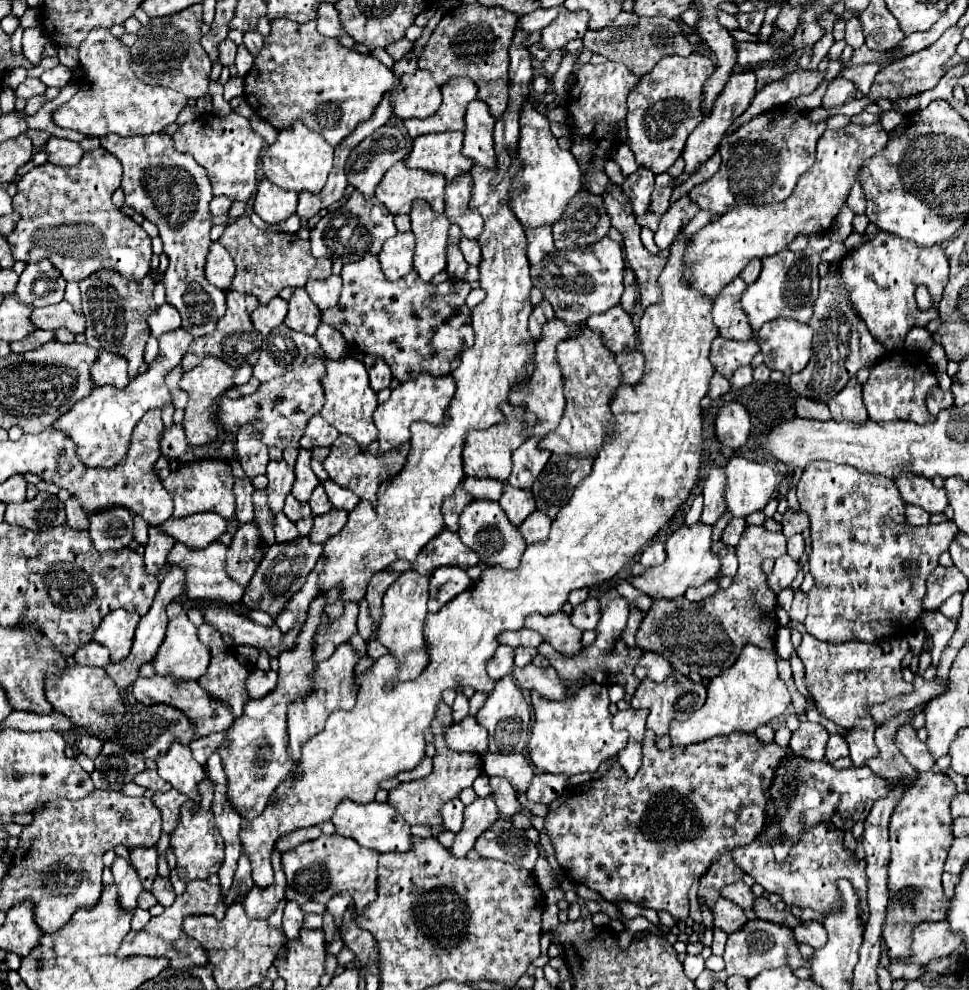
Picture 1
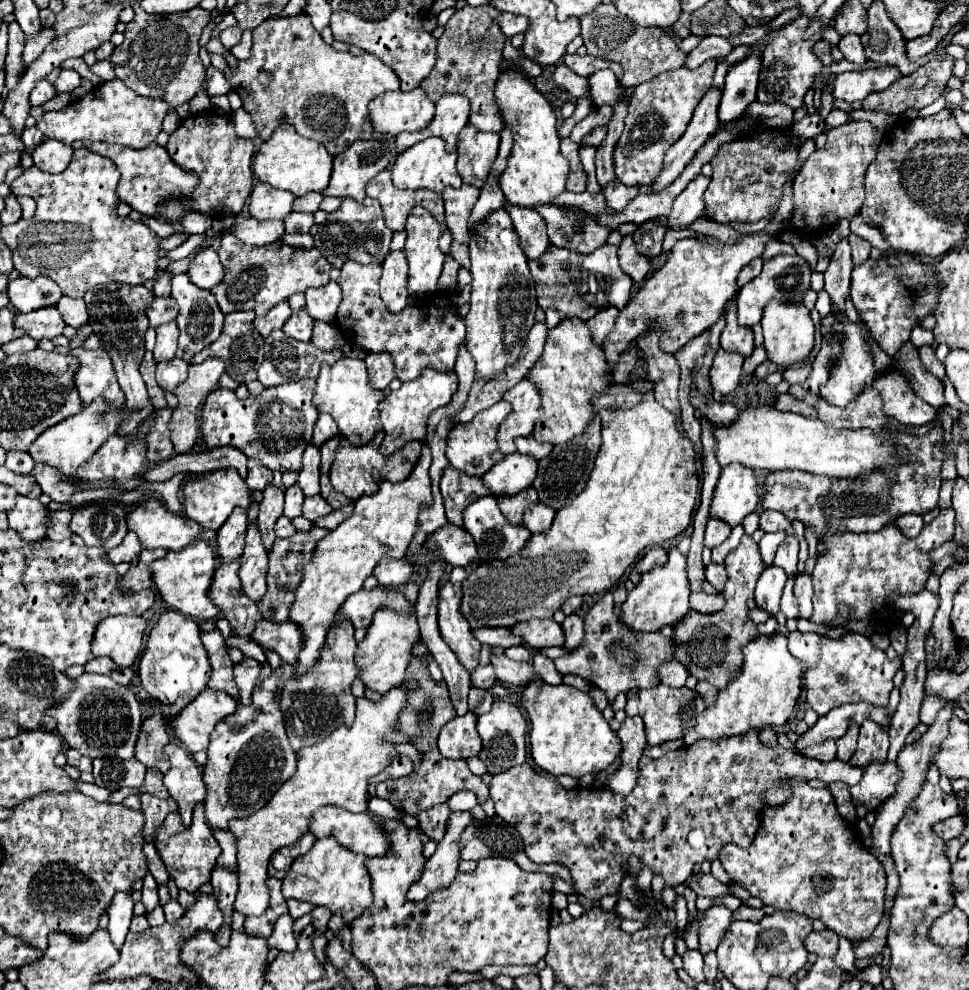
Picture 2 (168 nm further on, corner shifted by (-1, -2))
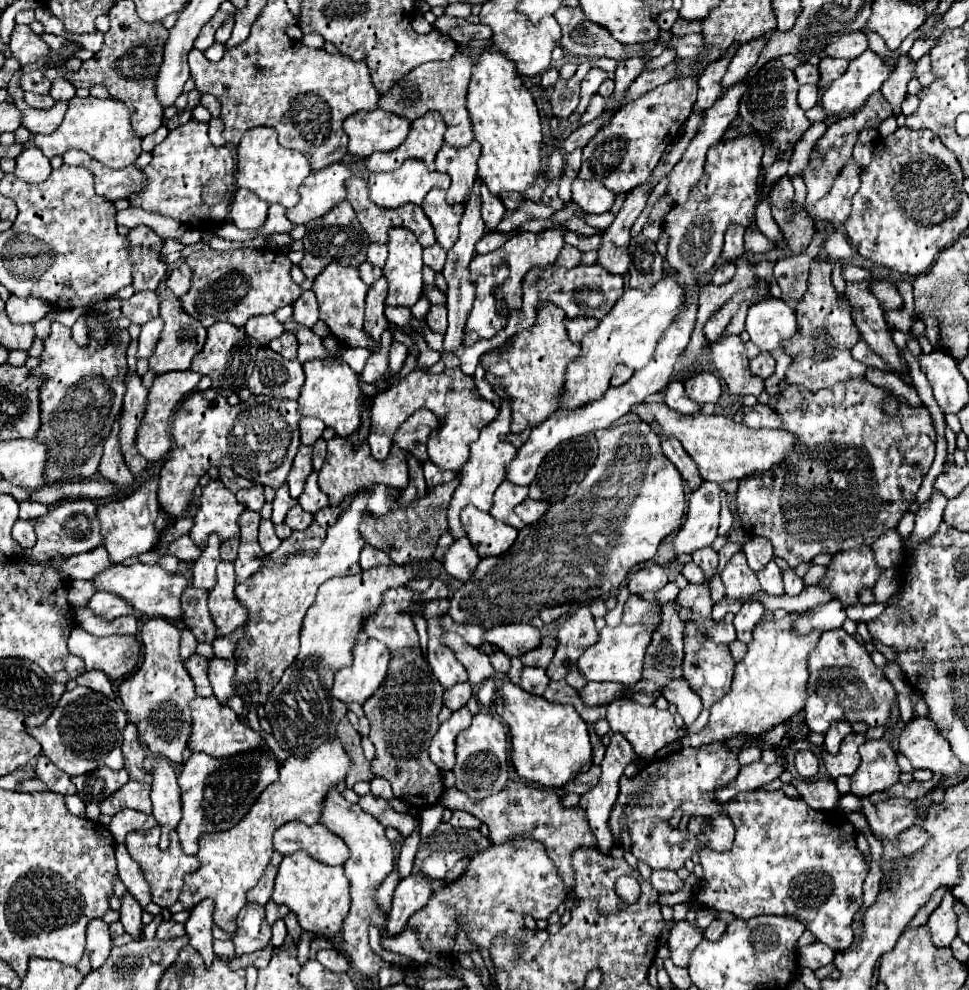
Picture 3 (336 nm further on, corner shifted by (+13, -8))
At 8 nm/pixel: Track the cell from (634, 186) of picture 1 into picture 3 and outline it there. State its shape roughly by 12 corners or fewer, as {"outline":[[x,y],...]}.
{"outline":[[576,178],[572,200],[586,214],[604,214],[614,192]]}

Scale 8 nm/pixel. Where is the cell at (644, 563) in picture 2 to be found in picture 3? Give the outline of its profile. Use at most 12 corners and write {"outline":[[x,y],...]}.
{"outline":[[644,566],[630,574],[628,590],[644,594],[668,584],[662,566]]}

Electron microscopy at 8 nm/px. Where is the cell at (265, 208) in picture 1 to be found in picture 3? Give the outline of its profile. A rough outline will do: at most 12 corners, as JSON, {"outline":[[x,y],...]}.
{"outline":[[246,188],[236,190],[230,218],[240,230],[266,220],[268,202]]}

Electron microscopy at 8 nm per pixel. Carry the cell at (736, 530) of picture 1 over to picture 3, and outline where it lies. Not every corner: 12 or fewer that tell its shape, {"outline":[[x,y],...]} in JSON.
{"outline":[[694,562],[684,564],[682,574],[690,584],[702,584],[704,574]]}

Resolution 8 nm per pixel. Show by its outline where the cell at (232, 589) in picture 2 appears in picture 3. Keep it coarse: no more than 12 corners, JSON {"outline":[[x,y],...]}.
{"outline":[[186,588],[182,624],[196,642],[214,642],[208,592]]}

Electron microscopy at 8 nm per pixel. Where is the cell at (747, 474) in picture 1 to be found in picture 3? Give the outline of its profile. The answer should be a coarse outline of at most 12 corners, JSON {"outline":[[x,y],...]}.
{"outline":[[722,488],[690,494],[674,554],[710,546],[718,534]]}

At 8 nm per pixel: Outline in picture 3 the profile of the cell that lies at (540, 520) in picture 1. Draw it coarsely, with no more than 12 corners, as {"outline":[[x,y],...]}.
{"outline":[[526,498],[516,514],[526,522],[538,522],[548,510],[548,502]]}

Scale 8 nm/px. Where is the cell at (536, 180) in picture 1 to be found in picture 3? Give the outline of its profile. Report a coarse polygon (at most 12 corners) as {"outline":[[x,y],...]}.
{"outline":[[482,50],[468,116],[492,194],[542,176],[542,130],[514,62]]}

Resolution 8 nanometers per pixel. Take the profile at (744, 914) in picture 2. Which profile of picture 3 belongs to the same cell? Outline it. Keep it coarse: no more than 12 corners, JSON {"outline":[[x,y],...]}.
{"outline":[[714,920],[704,930],[704,940],[716,942],[722,938],[726,924]]}

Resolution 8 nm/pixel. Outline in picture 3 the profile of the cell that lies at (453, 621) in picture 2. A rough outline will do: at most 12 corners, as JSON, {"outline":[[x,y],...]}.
{"outline":[[440,618],[428,620],[428,662],[448,690],[468,674],[440,638]]}

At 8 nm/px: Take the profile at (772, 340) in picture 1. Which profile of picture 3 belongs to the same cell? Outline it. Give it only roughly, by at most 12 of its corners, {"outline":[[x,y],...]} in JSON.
{"outline":[[778,298],[750,306],[746,332],[762,350],[780,348],[798,330]]}

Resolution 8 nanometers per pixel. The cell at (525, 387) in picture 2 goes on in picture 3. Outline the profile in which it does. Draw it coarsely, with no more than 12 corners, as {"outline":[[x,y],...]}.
{"outline":[[510,402],[482,430],[460,470],[448,508],[454,540],[466,536],[462,508],[490,510],[516,448],[500,448],[510,434]]}

